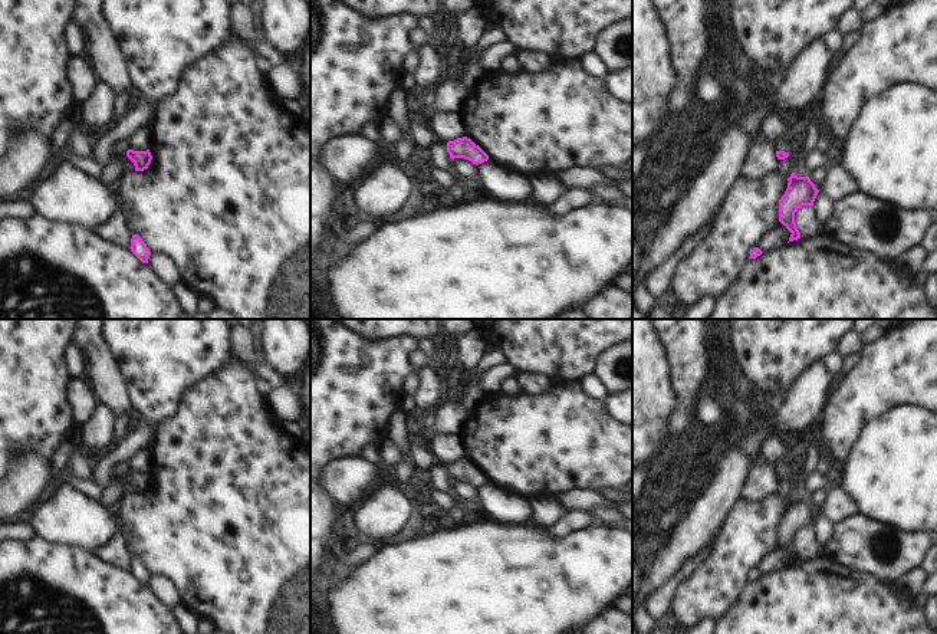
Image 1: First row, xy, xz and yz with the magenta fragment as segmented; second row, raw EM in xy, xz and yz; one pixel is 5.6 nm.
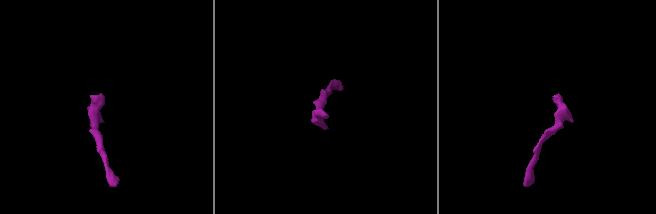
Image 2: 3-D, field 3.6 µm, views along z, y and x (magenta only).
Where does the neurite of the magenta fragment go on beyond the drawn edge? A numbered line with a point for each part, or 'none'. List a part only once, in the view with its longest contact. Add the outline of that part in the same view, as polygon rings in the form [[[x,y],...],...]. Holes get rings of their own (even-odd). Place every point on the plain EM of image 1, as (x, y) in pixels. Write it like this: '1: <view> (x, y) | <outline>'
none

